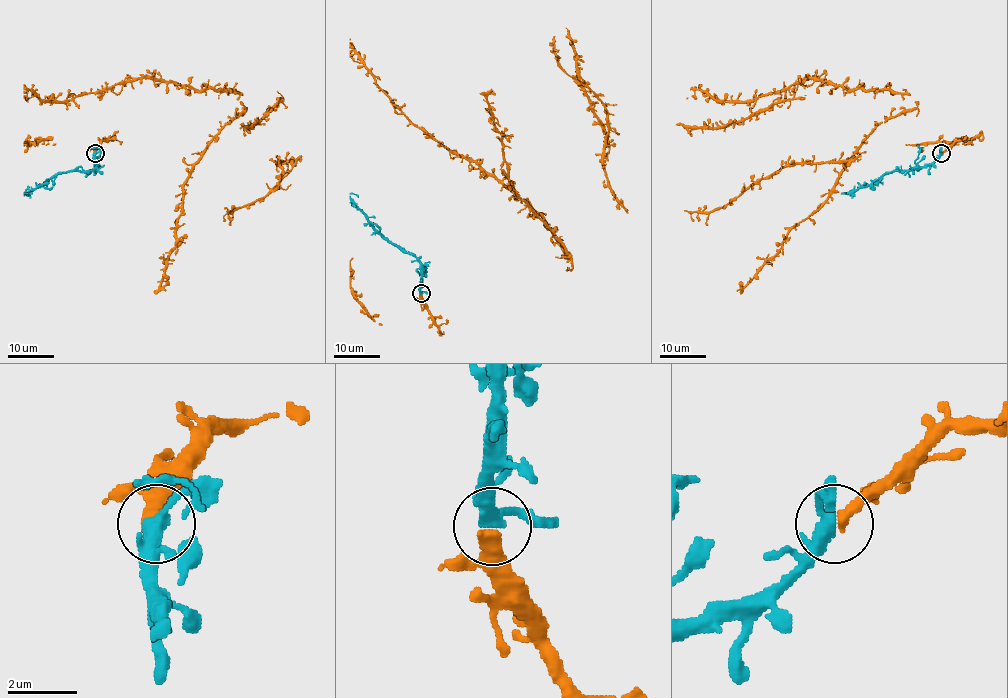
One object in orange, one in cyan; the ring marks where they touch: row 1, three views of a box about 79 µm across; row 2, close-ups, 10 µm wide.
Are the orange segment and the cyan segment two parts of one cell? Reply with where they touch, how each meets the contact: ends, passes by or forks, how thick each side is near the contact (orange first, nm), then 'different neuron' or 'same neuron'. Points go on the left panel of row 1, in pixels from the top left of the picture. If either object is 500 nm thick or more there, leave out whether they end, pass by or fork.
(95, 153) | orange ends | cyan forks | 420/300 nm | same neuron

